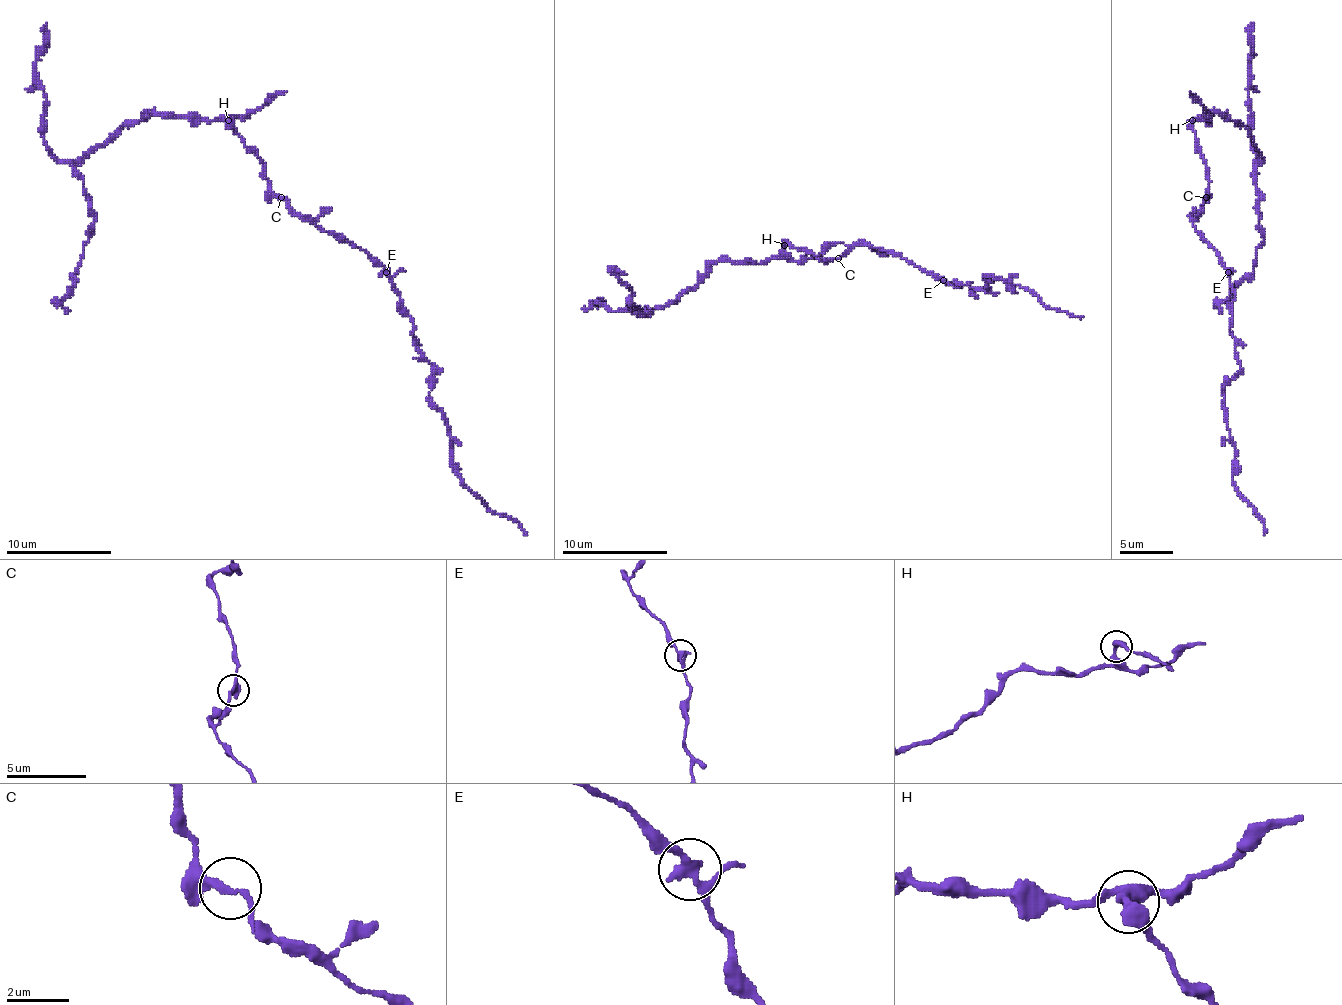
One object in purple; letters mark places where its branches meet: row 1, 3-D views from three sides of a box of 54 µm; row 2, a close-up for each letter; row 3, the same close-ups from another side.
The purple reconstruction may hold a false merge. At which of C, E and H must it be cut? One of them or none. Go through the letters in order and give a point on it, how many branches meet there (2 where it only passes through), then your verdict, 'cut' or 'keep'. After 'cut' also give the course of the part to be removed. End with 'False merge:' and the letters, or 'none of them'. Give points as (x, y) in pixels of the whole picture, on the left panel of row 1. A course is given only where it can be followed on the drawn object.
C: at (281, 197); 2 branches meet; keep
E: at (386, 272); 3 branches meet; keep
H: at (228, 120); 2 branches meet; cut; foreign part runs (228, 120), (147, 113), (81, 157), (75, 173), (83, 181), (94, 218), (75, 284), (62, 297), (70, 311)
False merge: H

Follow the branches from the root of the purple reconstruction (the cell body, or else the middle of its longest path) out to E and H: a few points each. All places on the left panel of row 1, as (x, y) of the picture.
E: (284, 200), (300, 216), (310, 218), (326, 231), (342, 234), (366, 250), (387, 271)
H: (284, 200), (271, 189), (265, 165), (244, 144), (244, 139), (228, 120)

